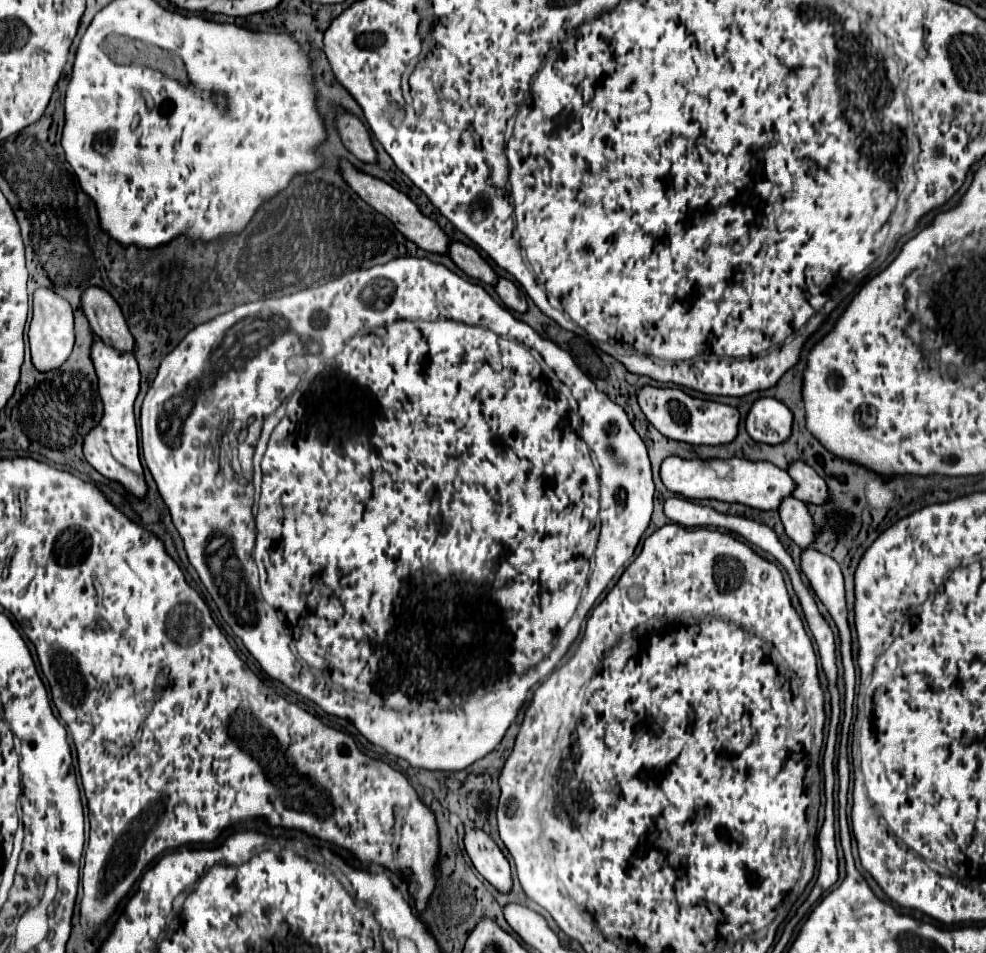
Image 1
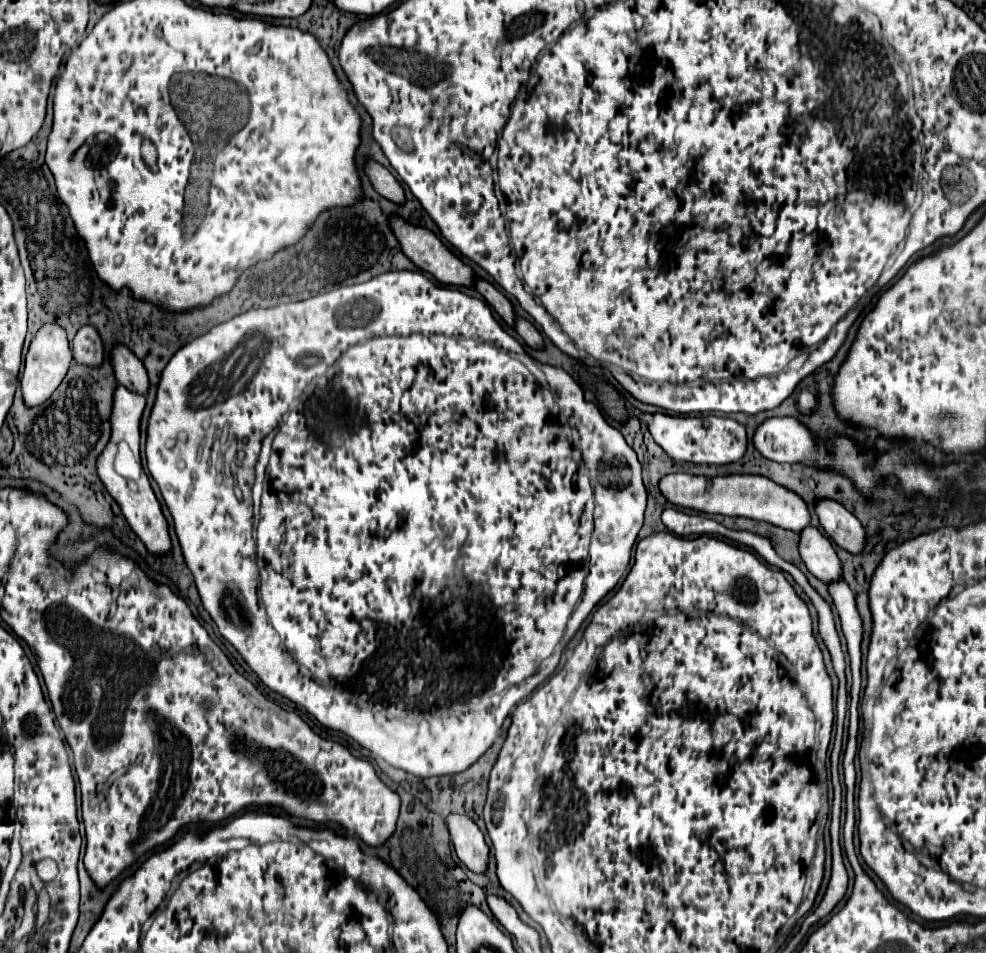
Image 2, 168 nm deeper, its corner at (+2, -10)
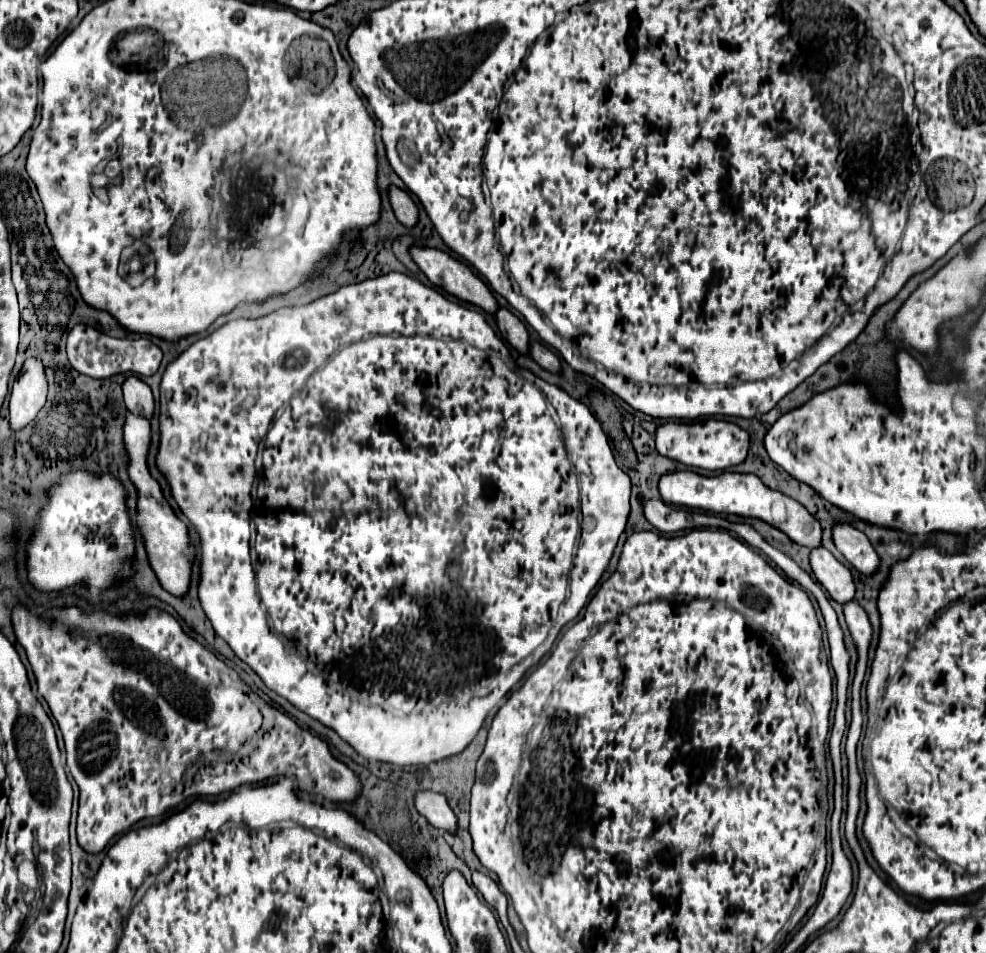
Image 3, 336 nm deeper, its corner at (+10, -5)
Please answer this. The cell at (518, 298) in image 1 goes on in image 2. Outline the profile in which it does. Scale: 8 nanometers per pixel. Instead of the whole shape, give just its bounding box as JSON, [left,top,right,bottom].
[516,318,544,350]

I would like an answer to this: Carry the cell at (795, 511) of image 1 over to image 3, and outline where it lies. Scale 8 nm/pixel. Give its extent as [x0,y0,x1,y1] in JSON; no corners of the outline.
[810,545,854,603]

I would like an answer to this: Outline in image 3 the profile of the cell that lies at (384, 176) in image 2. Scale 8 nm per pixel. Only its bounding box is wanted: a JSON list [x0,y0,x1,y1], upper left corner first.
[388,185,418,227]

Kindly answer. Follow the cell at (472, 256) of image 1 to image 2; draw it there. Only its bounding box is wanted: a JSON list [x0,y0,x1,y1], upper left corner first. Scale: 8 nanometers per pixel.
[476,280,516,328]

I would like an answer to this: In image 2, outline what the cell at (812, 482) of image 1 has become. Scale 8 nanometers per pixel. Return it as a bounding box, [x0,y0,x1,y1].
[816,500,866,554]

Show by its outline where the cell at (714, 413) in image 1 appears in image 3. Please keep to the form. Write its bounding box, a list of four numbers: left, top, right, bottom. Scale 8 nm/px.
[656,419,750,471]

